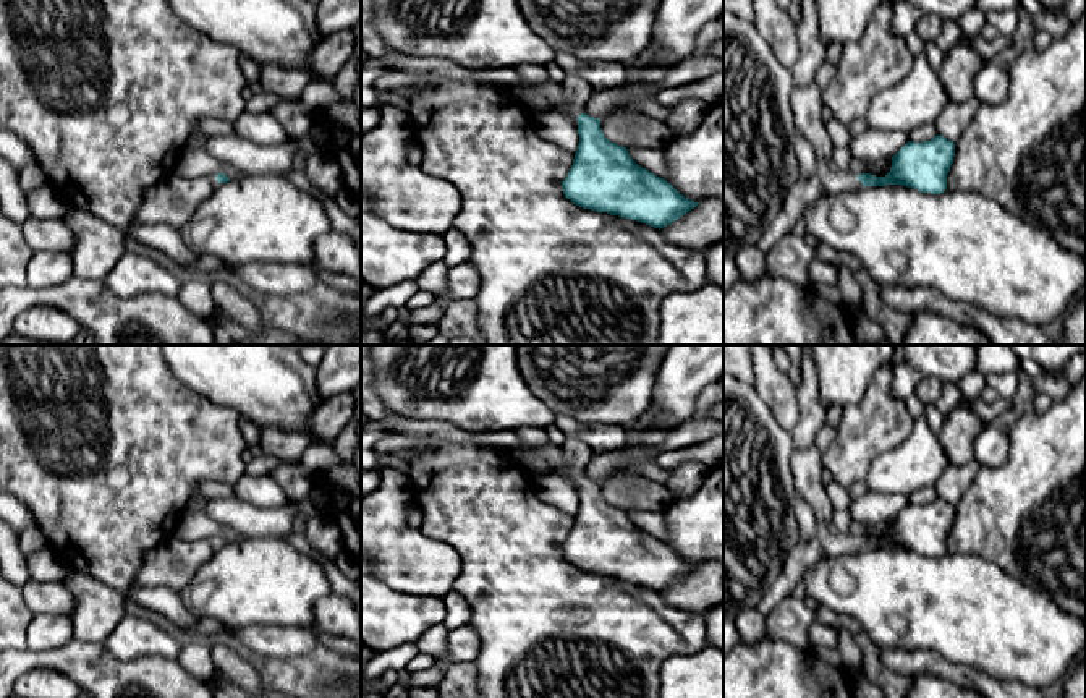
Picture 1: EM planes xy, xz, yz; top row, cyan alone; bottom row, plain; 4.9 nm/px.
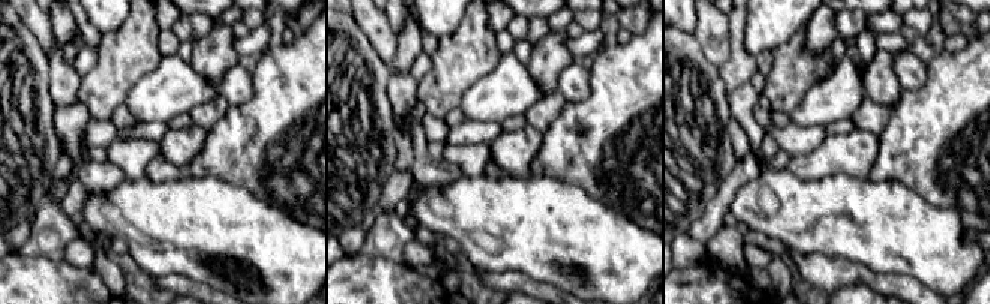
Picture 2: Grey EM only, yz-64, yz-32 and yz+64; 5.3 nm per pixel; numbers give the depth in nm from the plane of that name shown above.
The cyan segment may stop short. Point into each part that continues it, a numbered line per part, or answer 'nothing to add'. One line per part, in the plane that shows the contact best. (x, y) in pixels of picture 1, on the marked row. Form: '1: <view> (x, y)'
1: yz (806, 99)

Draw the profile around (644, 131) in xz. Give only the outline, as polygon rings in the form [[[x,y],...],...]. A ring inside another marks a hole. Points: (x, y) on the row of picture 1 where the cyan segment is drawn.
[[[609,115],[600,118],[604,136],[626,149],[639,146],[651,149],[665,149],[673,133],[665,121],[643,115],[639,118],[621,118]]]

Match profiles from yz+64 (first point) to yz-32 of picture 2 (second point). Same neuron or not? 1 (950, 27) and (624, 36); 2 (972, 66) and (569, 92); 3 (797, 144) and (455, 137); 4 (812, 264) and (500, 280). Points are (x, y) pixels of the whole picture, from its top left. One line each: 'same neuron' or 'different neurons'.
1: different neurons
2: different neurons
3: same neuron
4: same neuron

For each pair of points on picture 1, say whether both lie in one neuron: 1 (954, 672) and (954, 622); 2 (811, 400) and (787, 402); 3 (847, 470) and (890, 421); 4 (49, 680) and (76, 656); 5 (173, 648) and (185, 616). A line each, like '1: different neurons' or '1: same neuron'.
1: different neurons
2: different neurons
3: same neuron
4: different neurons
5: different neurons

